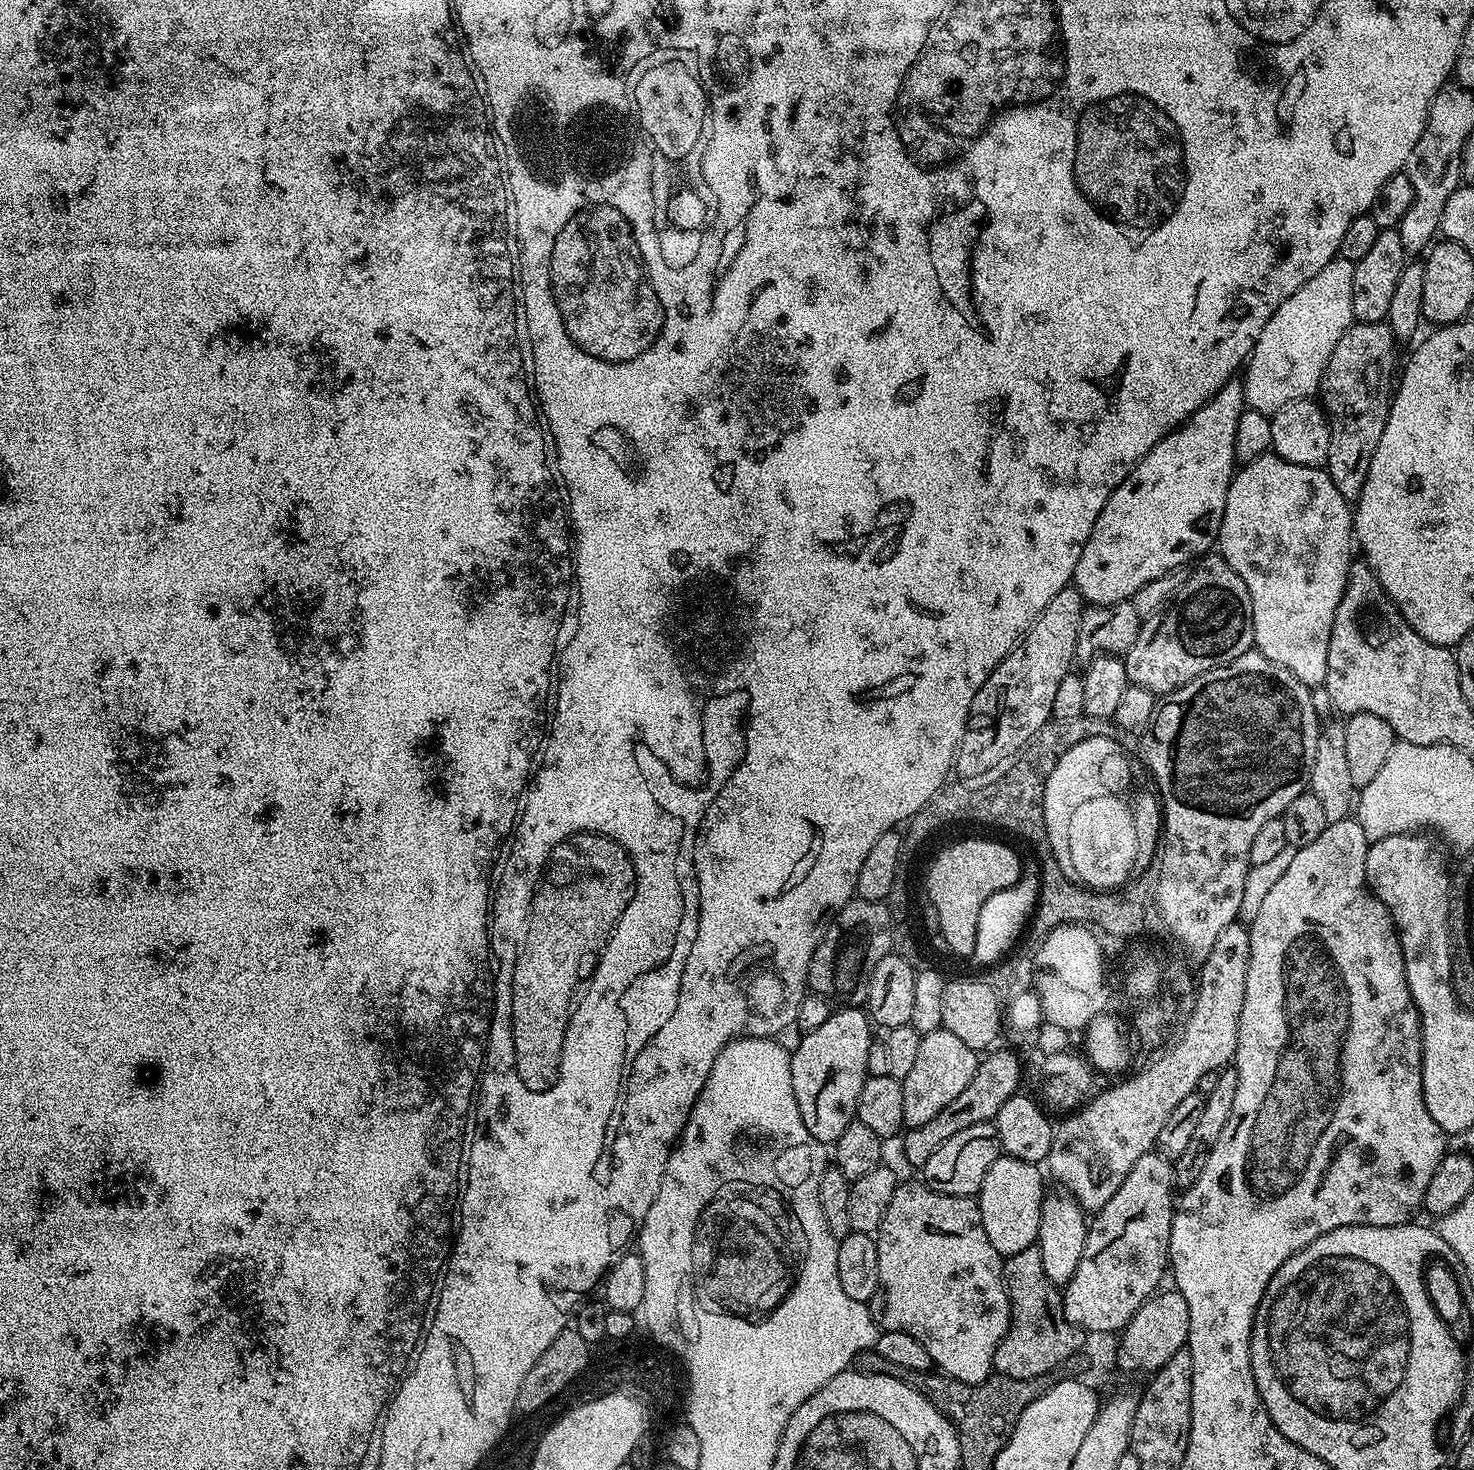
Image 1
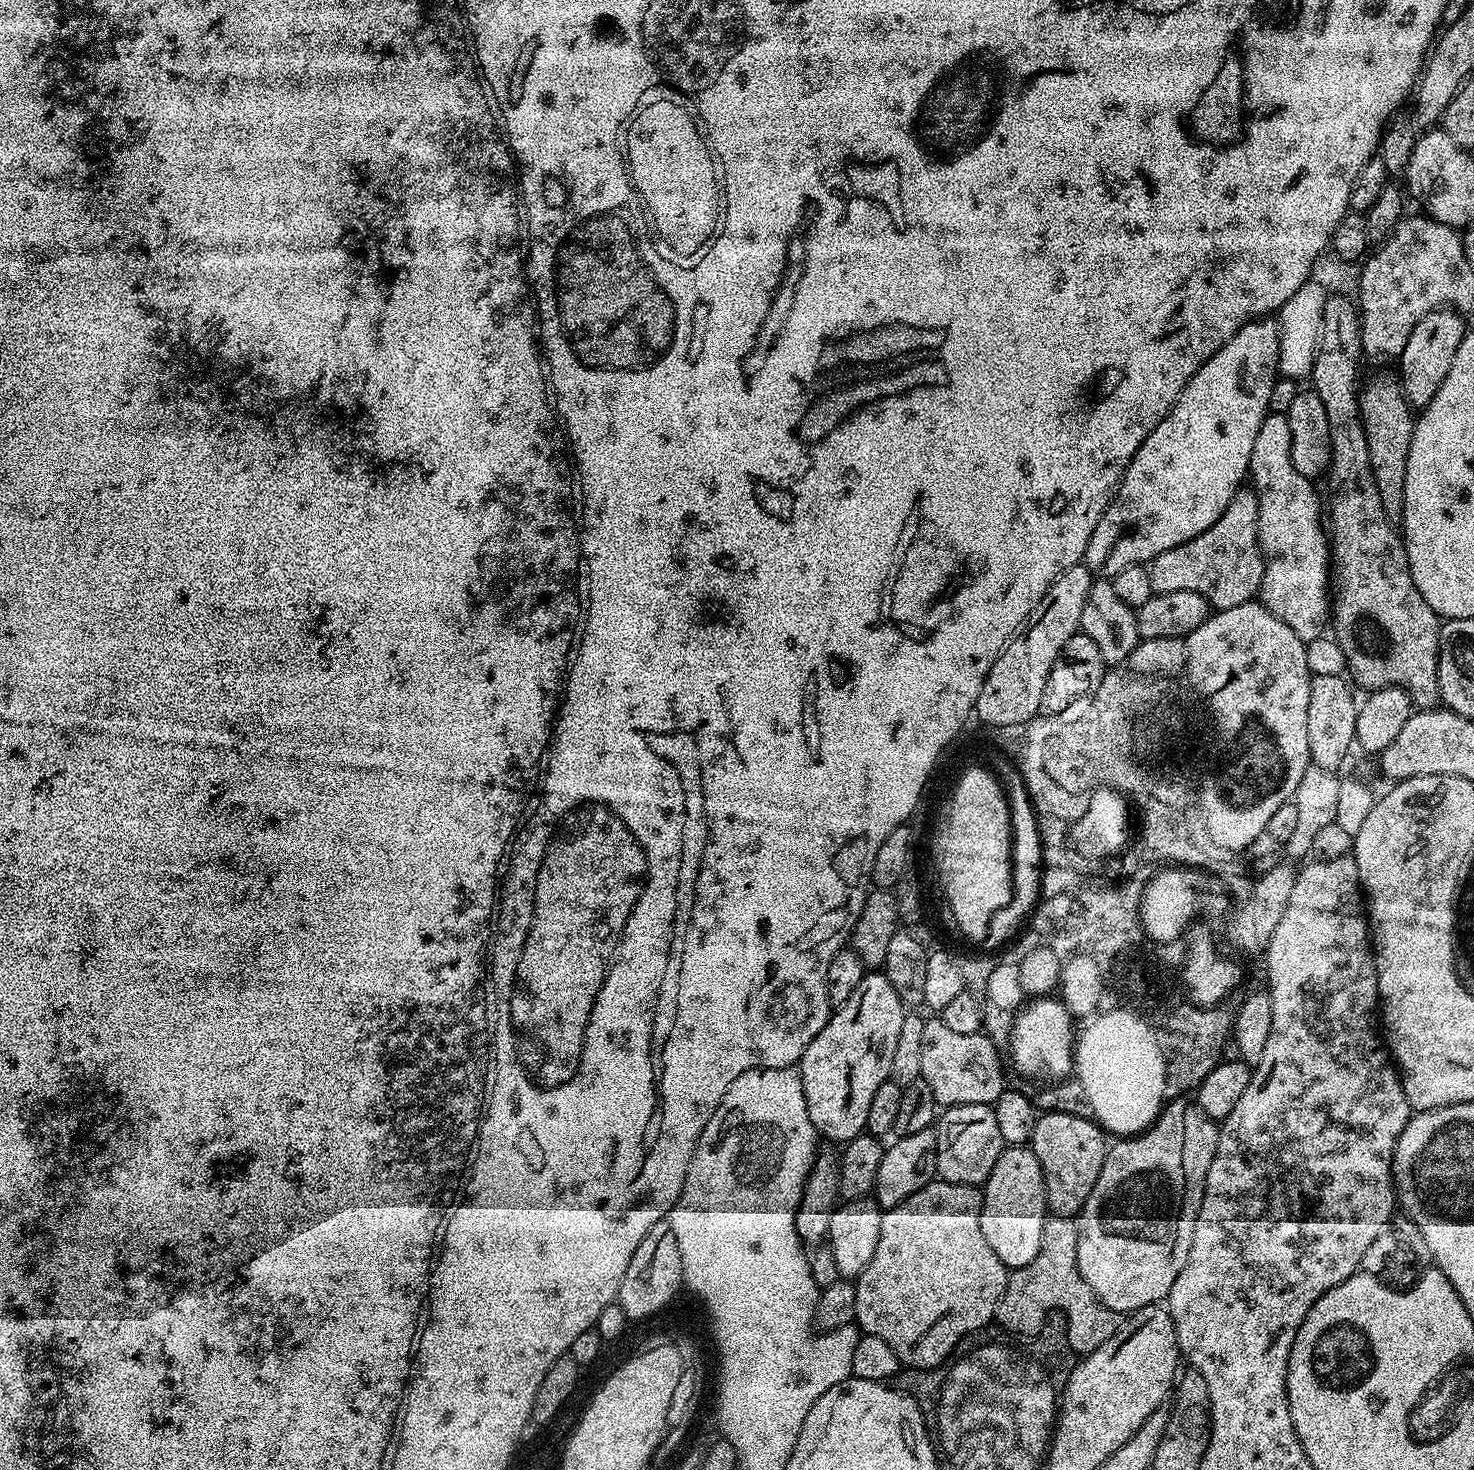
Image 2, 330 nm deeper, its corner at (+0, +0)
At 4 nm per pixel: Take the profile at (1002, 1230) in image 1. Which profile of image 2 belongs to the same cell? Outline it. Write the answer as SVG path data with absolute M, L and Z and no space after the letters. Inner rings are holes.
M1005 1147L998 1162L994 1162L994 1170L990 1170L982 1185L982 1195L982 1234L986 1234L986 1242L990 1242L994 1254L998 1254L998 1258L1002 1258L1002 1262L1010 1270L1026 1266L1026 1262L1034 1262L1034 1254L1038 1254L1038 1246L1042 1246L1046 1205L1042 1166L1031 1147Z

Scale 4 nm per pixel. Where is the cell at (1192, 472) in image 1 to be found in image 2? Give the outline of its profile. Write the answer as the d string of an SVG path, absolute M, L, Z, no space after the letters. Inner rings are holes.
M1272 318L1251 320L1249 324L1242 326L1242 330L1238 330L1238 334L1234 334L1234 338L1230 338L1230 342L1226 342L1222 346L1222 350L1218 350L1198 369L1194 378L1190 378L1190 382L1184 387L1175 406L1166 414L1166 418L1162 418L1162 422L1158 422L1158 426L1154 426L1154 430L1142 442L1142 446L1138 446L1138 454L1134 454L1130 466L1124 472L1123 478L1120 479L1120 487L1116 489L1112 501L1108 503L1108 509L1102 514L1098 526L1094 526L1094 534L1086 546L1086 554L1083 559L1083 563L1087 564L1088 569L1092 571L1093 577L1111 578L1117 576L1122 570L1126 570L1126 566L1147 565L1154 558L1158 558L1158 554L1166 554L1166 550L1174 550L1174 546L1182 546L1182 542L1190 542L1190 538L1198 538L1198 534L1210 530L1210 526L1214 526L1214 522L1218 522L1218 518L1222 518L1226 506L1230 506L1230 498L1234 498L1234 494L1242 487L1249 475L1250 450L1254 450L1254 438L1258 438L1258 426L1262 426L1264 417L1270 412L1270 394L1278 379L1280 366L1279 353L1279 323Z

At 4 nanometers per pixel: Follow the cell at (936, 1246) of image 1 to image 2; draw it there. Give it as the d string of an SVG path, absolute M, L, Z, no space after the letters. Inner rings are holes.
M937 1178L922 1186L918 1194L910 1194L906 1202L884 1212L878 1250L874 1250L870 1266L854 1281L855 1323L861 1333L882 1338L882 1342L889 1344L890 1350L898 1354L901 1365L937 1368L953 1355L956 1343L958 1348L965 1338L993 1323L1010 1269L994 1254L990 1242L986 1242L986 1234L982 1234L980 1207L983 1204L984 1197L977 1185L951 1184Z

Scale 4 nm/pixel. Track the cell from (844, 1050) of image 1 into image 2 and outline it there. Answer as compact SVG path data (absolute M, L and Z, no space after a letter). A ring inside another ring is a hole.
M869 971L862 978L862 982L858 982L854 994L850 994L850 998L846 998L846 1002L840 1008L835 1009L832 1015L828 1017L826 1026L814 1038L814 1042L810 1042L810 1046L806 1046L806 1050L802 1054L800 1063L800 1077L802 1078L802 1090L806 1094L806 1110L810 1114L810 1122L816 1127L817 1133L821 1137L824 1136L828 1140L837 1140L840 1146L848 1143L849 1140L861 1135L866 1129L866 1113L870 1111L870 1101L874 1098L874 1094L878 1091L878 1086L882 1086L890 1079L892 1074L892 1063L894 1062L894 1050L898 1046L898 1030L902 1030L902 1022L906 1015L906 1005L898 998L898 994L894 994L894 986L890 986L890 978L886 978L883 971Z

